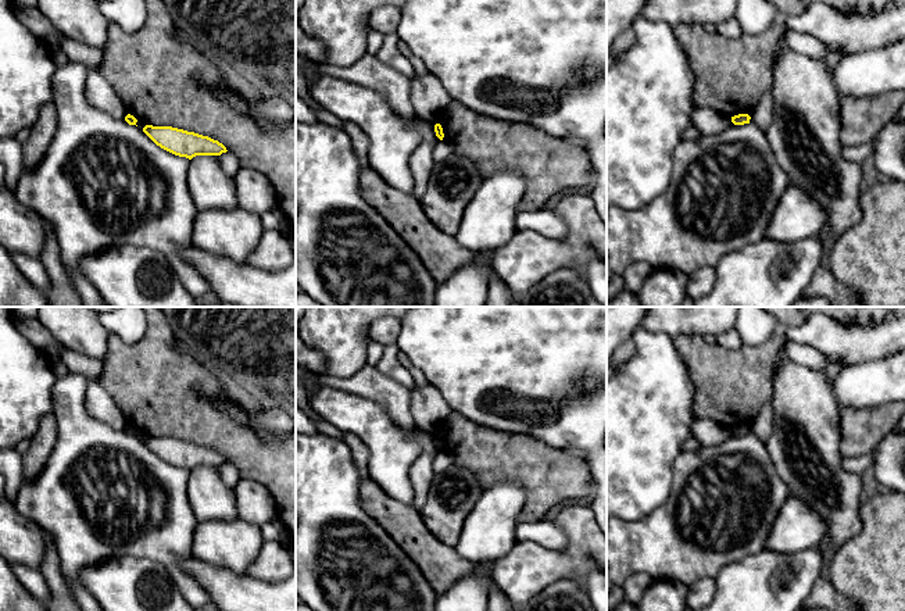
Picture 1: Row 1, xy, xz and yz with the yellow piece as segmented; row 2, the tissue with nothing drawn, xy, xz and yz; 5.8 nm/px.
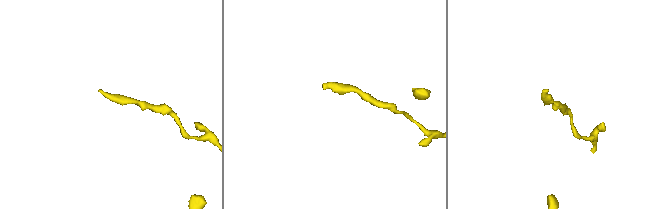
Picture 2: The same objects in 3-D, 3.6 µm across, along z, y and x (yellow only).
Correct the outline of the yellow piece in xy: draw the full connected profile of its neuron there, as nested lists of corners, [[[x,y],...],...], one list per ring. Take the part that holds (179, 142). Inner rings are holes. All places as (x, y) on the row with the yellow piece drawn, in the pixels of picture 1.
[[[146,125],[143,132],[161,149],[189,160],[196,156],[221,156],[228,151],[218,140],[172,126]]]

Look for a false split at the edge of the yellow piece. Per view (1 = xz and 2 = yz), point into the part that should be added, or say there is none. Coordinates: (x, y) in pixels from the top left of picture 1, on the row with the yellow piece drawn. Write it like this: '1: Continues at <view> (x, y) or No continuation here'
1: No continuation here
2: No continuation here

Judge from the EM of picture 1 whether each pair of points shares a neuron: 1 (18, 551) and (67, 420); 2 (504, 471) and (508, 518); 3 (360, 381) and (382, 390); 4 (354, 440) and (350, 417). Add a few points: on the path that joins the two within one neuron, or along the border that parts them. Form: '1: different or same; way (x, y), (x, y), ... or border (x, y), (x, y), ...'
1: different; border (14, 504), (20, 513), (43, 529)
2: different; border (483, 492), (501, 482), (518, 482), (526, 499)
3: same; way (365, 382), (376, 386)
4: different; border (343, 431), (364, 443), (368, 463)

